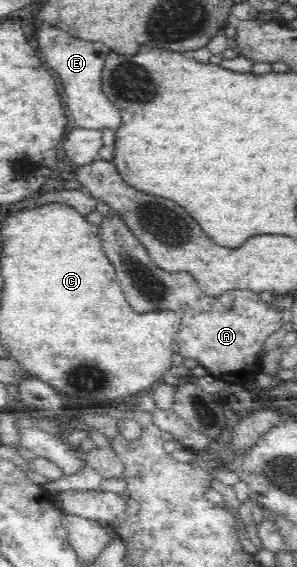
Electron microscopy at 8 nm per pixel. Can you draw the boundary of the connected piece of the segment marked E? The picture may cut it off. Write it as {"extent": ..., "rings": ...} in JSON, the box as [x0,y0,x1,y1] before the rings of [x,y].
{"extent":[37,21,121,132],"rings":[[[46,21],[37,31],[37,43],[47,67],[57,79],[61,79],[62,103],[69,113],[71,125],[100,130],[107,128],[115,132],[121,125],[121,114],[101,89],[103,63],[111,51],[103,43],[77,39]]]}

